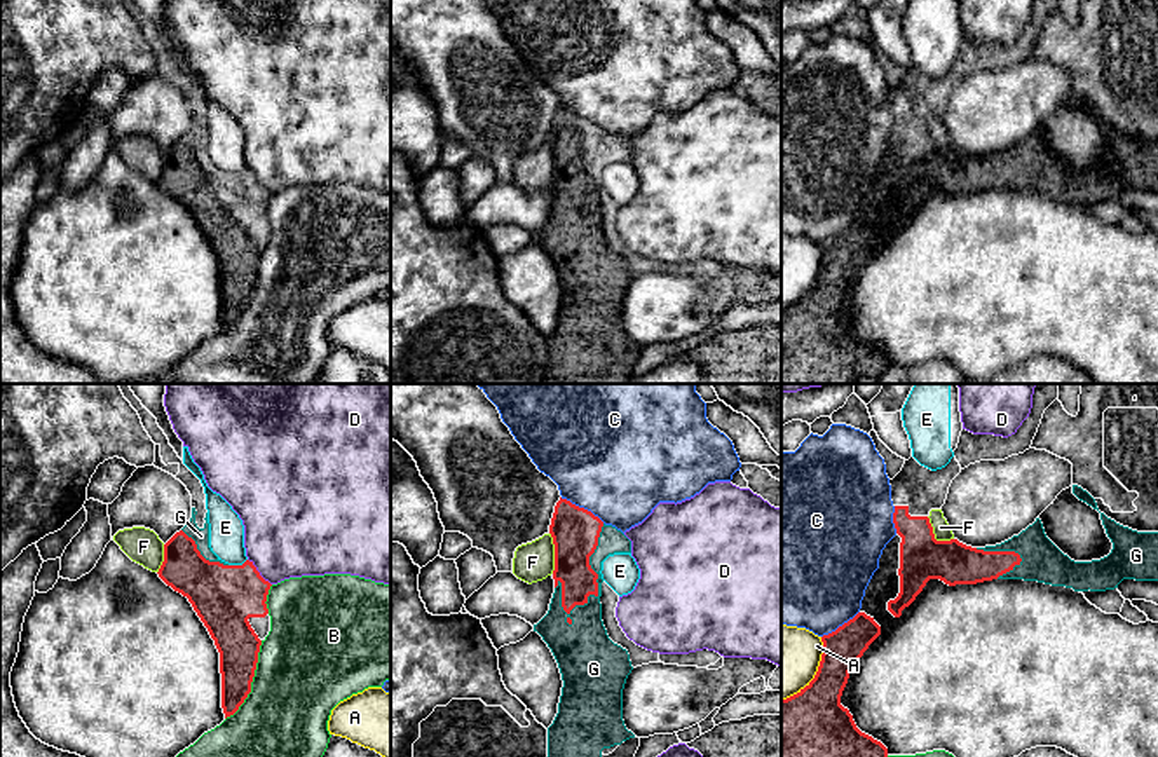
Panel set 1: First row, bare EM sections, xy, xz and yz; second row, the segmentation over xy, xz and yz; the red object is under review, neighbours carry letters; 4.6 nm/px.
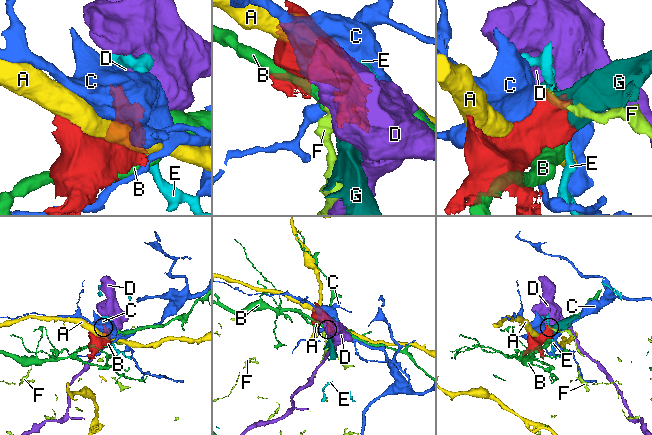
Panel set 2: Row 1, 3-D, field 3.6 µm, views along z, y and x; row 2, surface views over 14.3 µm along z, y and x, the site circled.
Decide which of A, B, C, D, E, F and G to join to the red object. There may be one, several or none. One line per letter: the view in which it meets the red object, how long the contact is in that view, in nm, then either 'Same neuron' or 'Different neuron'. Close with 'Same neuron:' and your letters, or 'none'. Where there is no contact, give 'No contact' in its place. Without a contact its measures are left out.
A: Touches red in yz. Shared border 340 nm. Different neuron
B: Touches red in xy. Shared border 400 nm. Different neuron
C: Touches red in xz. Shared border 240 nm. Different neuron
D: Touches red in xy. Shared border 170 nm. Different neuron
E: Touches red in xy. Shared border 90 nm. Different neuron
F: Touches red in xz. Shared border 190 nm. Different neuron
G: Touches red in xz. Shared border 500 nm. Same neuron
Same neuron: G

